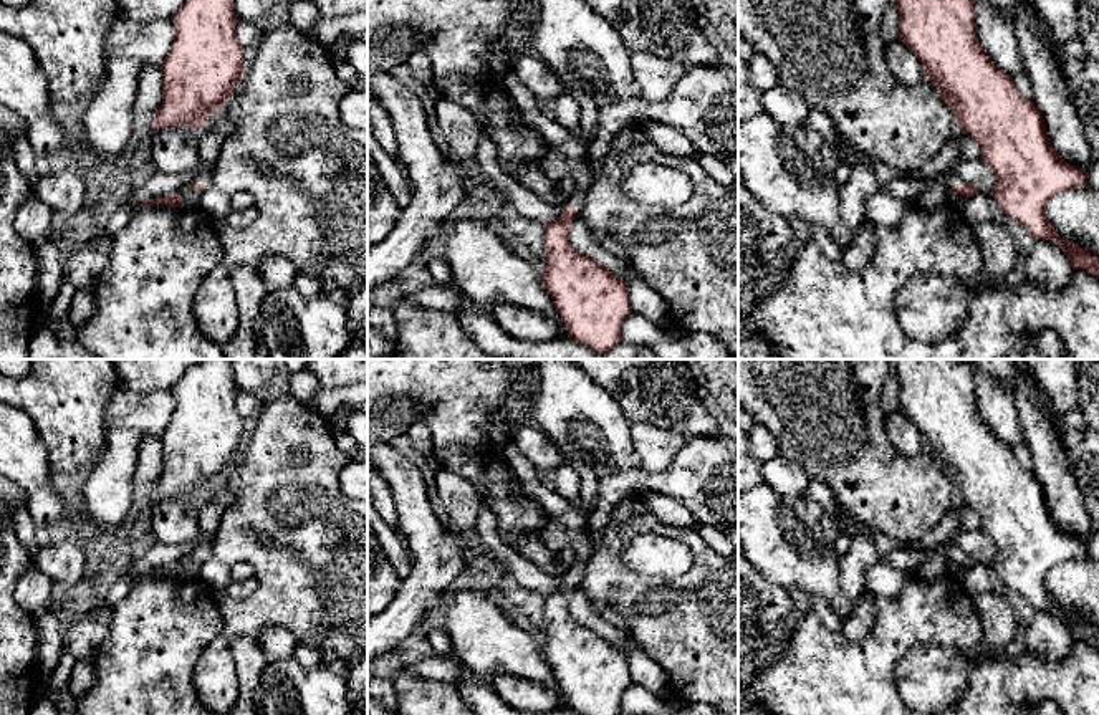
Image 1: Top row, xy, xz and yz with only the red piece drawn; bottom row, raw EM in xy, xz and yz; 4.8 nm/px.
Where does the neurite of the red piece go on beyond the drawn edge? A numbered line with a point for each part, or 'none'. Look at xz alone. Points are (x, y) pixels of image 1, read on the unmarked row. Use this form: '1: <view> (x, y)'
1: xz (556, 505)

